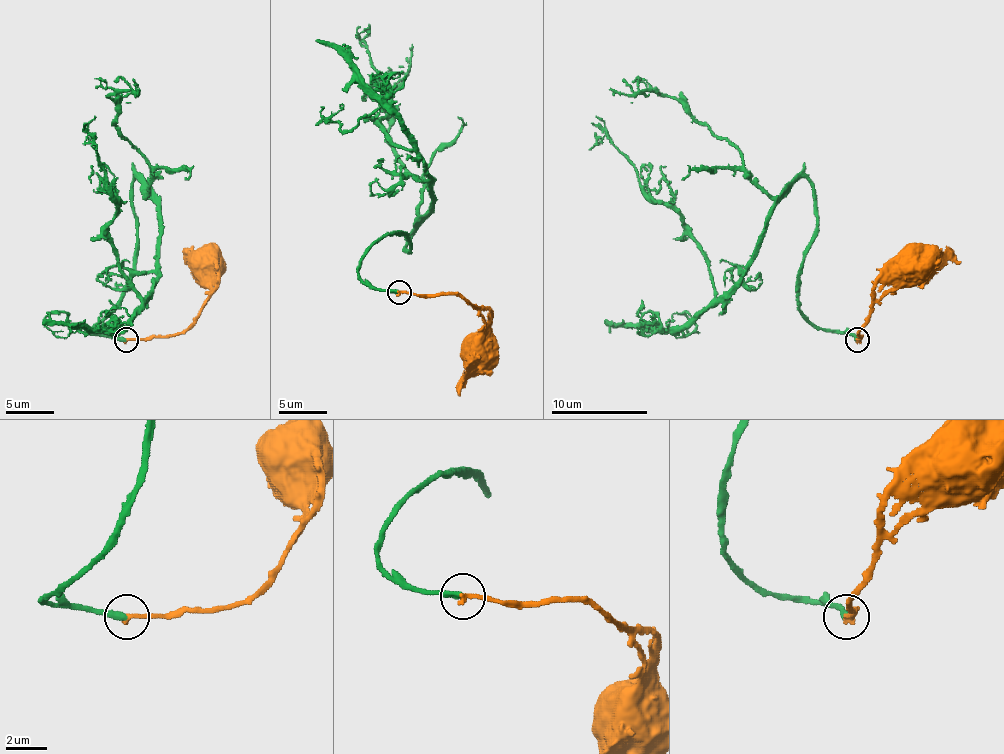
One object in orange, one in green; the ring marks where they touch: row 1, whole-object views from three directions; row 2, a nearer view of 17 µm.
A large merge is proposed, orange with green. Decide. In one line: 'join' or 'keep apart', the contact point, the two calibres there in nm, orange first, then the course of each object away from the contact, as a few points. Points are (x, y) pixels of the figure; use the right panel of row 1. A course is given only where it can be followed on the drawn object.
join; at (857, 340); 280 nm thick on the orange side, 300 nm on the other; orange runs (856, 339), (859, 327), (873, 305), (892, 293), (914, 272); green runs (856, 339), (818, 329), (799, 308), (815, 231), (806, 178), (719, 298), (700, 243), (596, 115)

